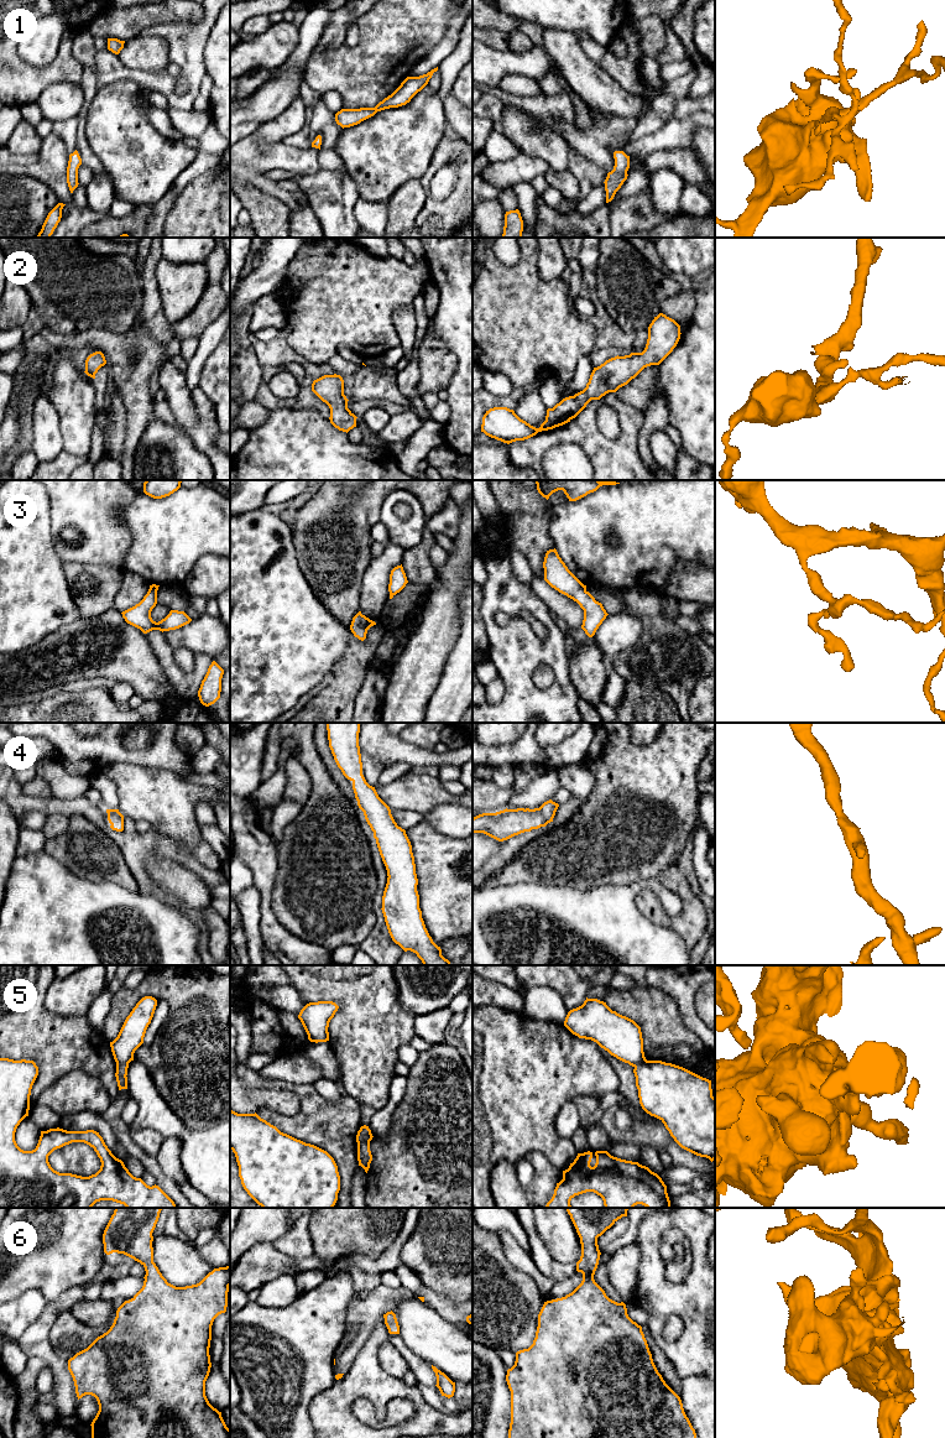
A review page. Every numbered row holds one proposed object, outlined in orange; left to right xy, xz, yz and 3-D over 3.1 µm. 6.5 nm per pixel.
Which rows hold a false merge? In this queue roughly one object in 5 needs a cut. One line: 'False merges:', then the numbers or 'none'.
False merges: 5

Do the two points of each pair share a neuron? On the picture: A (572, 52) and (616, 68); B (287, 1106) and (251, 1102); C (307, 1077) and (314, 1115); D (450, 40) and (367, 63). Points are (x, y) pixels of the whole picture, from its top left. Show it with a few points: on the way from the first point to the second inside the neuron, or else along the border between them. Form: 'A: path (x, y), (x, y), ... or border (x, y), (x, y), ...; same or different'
A: border (599, 64), (621, 84); different
B: path (278, 1100), (260, 1100); same
C: border (280, 1080), (312, 1085); different
D: border (453, 17), (445, 36), (417, 62); different

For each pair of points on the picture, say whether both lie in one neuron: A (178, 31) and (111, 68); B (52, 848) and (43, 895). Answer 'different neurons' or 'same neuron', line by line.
A: same neuron
B: different neurons

